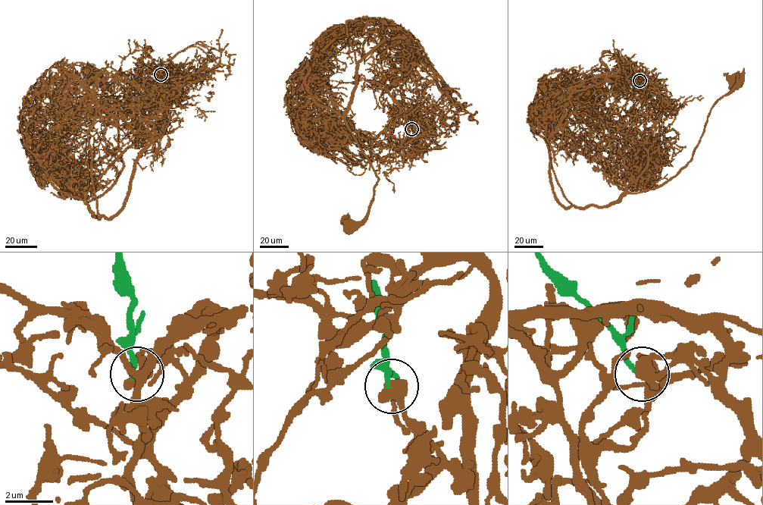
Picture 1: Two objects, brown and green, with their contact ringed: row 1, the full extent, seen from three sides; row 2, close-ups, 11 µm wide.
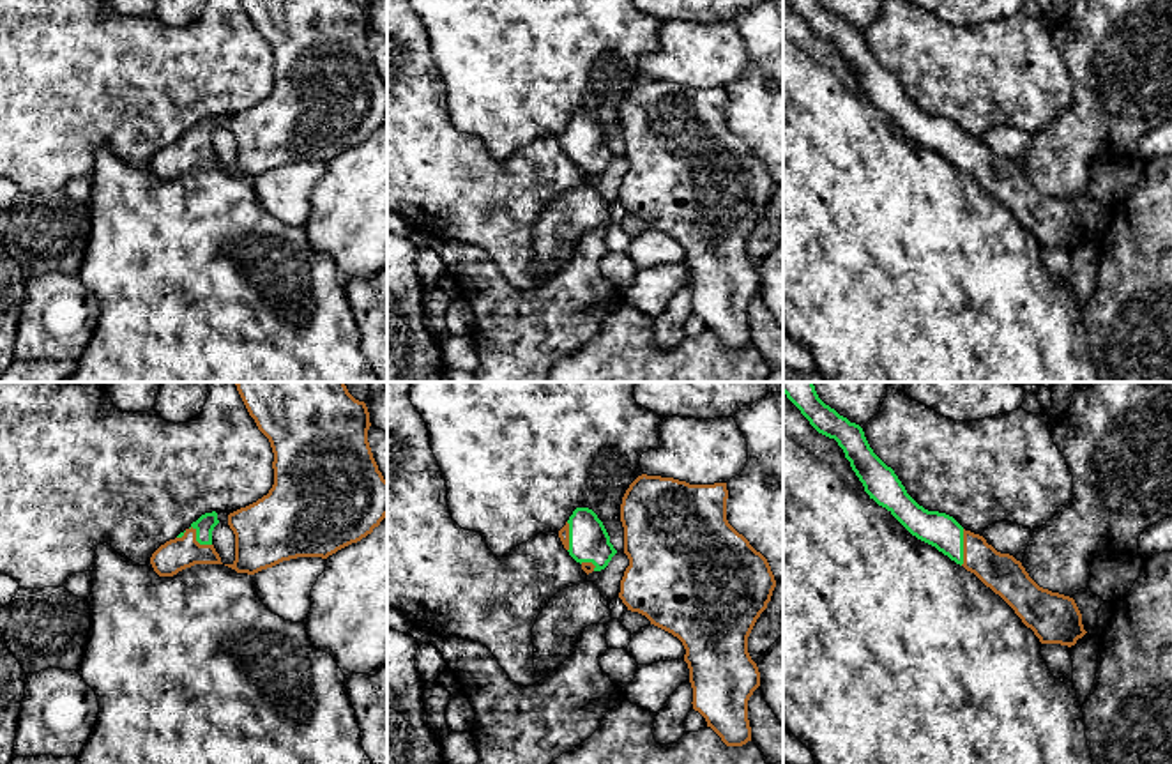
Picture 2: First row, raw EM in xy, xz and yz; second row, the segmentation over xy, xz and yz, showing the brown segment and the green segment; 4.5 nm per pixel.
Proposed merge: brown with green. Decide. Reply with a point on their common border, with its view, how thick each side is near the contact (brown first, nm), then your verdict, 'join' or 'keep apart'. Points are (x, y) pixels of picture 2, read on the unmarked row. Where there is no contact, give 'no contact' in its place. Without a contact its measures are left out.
meets brown in yz at (964, 151); 180 nm thick on the brown side, 160 nm on the other; join

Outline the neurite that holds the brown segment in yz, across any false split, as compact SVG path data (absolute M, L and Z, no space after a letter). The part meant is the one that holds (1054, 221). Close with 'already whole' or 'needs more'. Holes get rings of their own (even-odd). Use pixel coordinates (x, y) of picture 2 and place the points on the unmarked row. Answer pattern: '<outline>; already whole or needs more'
M818 0L787 2L818 37L838 46L870 103L886 111L912 140L974 177L1015 214L1041 248L1071 251L1087 237L1073 202L1039 191L1013 159L997 156L953 120L919 110L894 74L873 57L859 28L840 19Z; needs more

